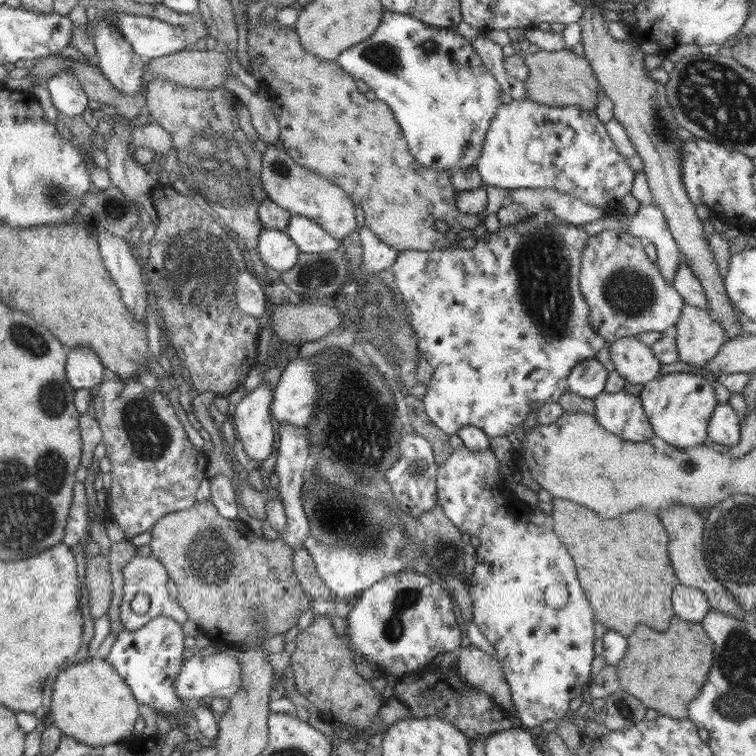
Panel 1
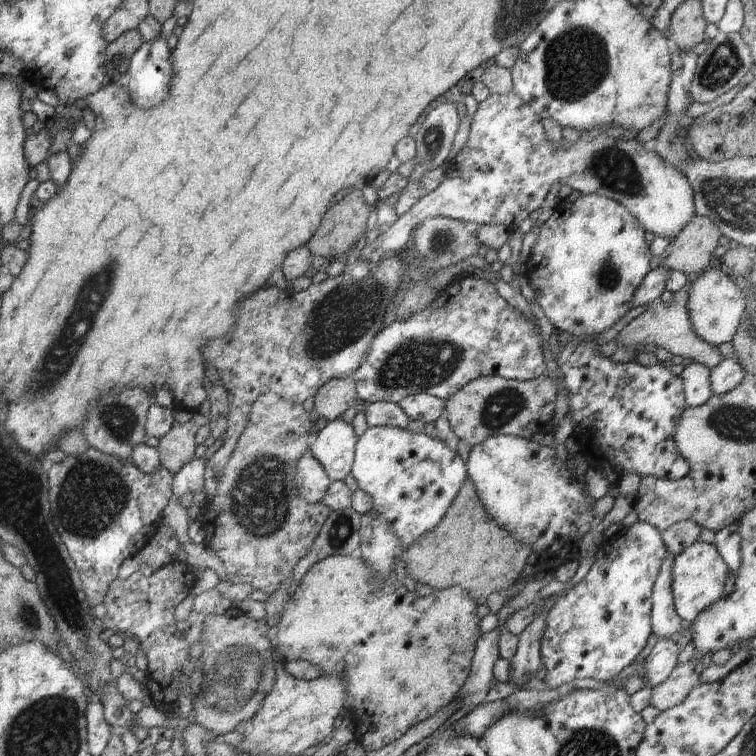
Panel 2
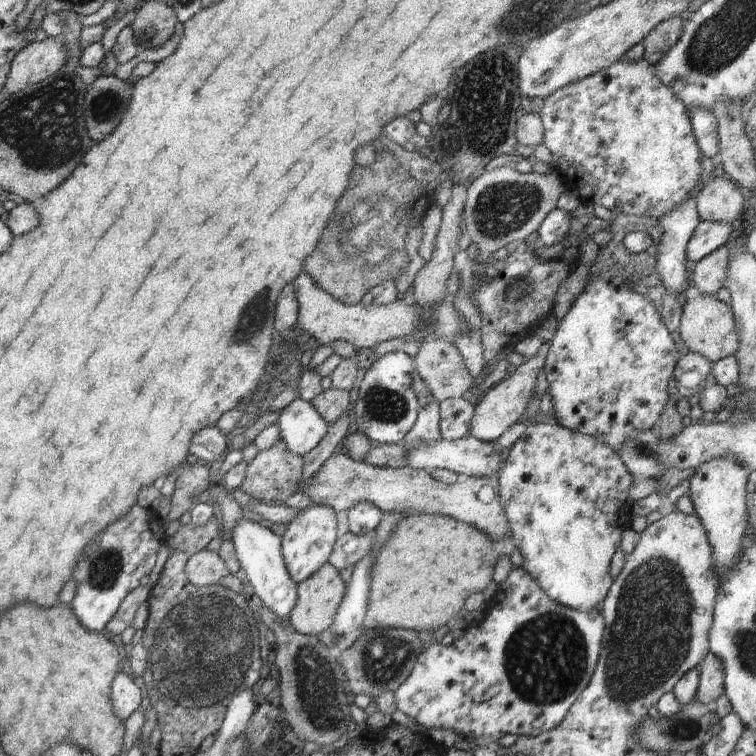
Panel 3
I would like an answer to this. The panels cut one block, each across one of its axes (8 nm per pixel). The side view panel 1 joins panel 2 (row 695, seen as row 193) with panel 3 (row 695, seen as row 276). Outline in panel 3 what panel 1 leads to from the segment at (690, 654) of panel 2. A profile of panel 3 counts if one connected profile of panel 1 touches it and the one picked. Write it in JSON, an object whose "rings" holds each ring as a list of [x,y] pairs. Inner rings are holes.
{"rings":[[[710,651],[700,665],[695,700],[713,706],[715,700],[725,694],[723,660]]]}

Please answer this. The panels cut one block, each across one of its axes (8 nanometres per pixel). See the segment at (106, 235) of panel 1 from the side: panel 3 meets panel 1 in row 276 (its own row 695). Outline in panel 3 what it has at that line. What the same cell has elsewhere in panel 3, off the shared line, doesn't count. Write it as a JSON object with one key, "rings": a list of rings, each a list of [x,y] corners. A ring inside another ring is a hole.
{"rings":[[[119,672],[111,686],[114,714],[124,723],[137,708],[145,705],[142,691],[131,675]]]}

